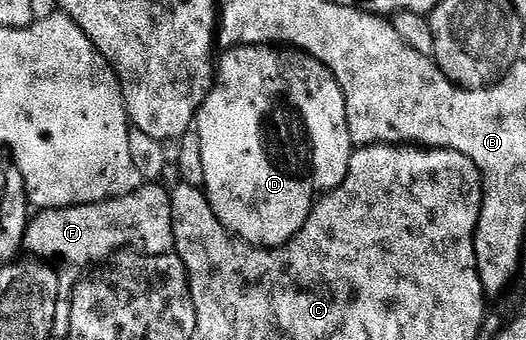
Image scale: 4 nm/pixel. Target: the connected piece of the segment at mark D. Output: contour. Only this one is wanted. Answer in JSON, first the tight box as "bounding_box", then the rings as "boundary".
{"bounding_box":[195,45,354,249],"boundary":[[[237,45],[223,52],[216,86],[199,102],[195,114],[202,188],[214,215],[233,237],[261,249],[279,249],[299,233],[318,198],[341,185],[348,174],[354,142],[348,132],[344,93],[320,61],[298,49]]]}

